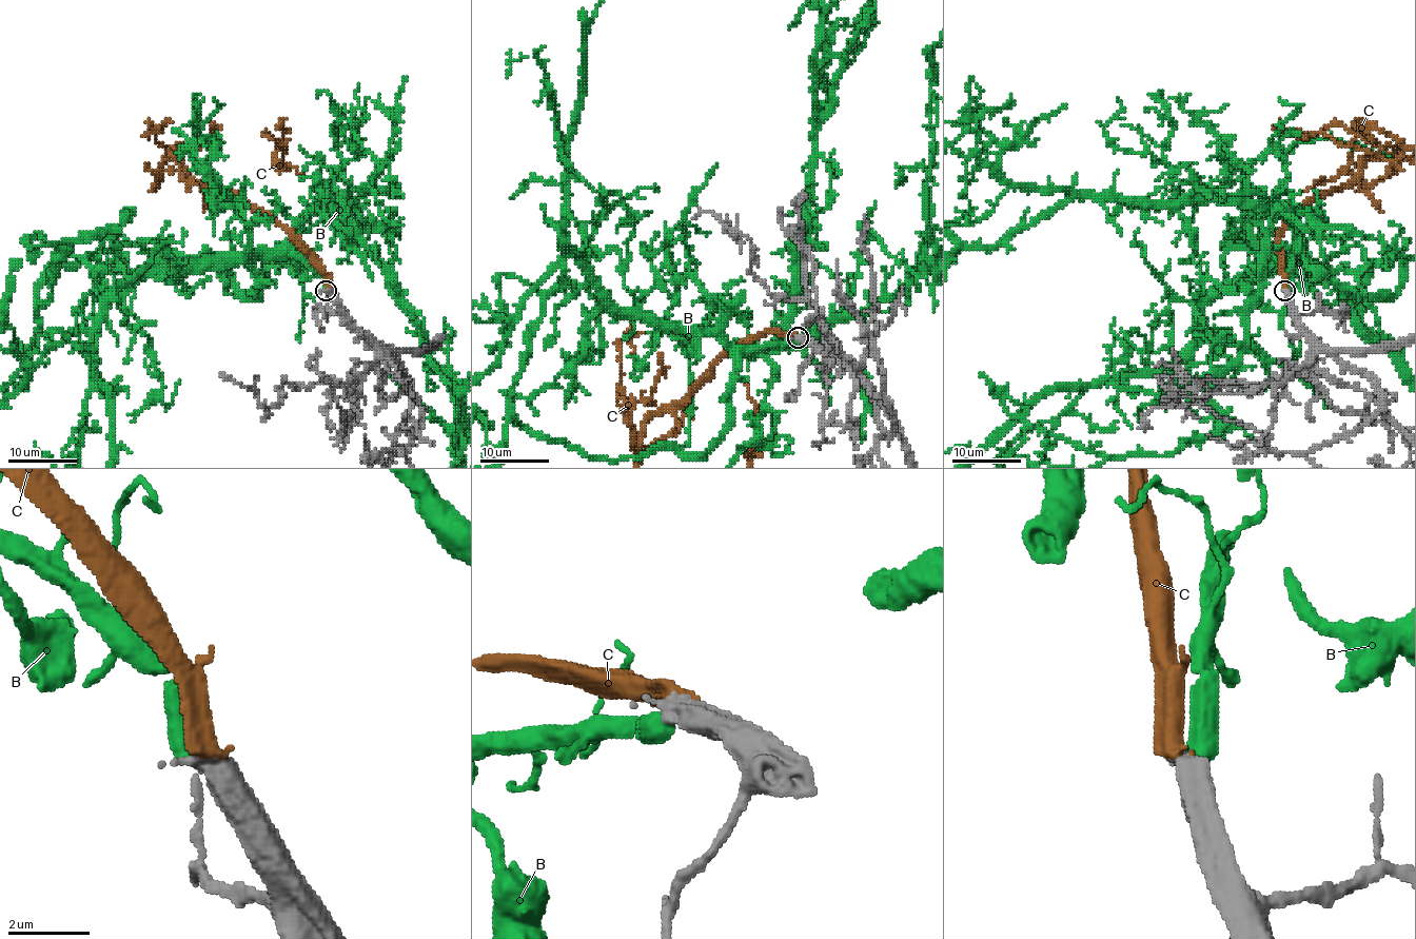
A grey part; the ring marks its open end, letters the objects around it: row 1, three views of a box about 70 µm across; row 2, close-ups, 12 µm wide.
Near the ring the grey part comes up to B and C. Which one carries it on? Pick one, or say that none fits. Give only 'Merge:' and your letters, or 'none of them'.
Merge: none of them

